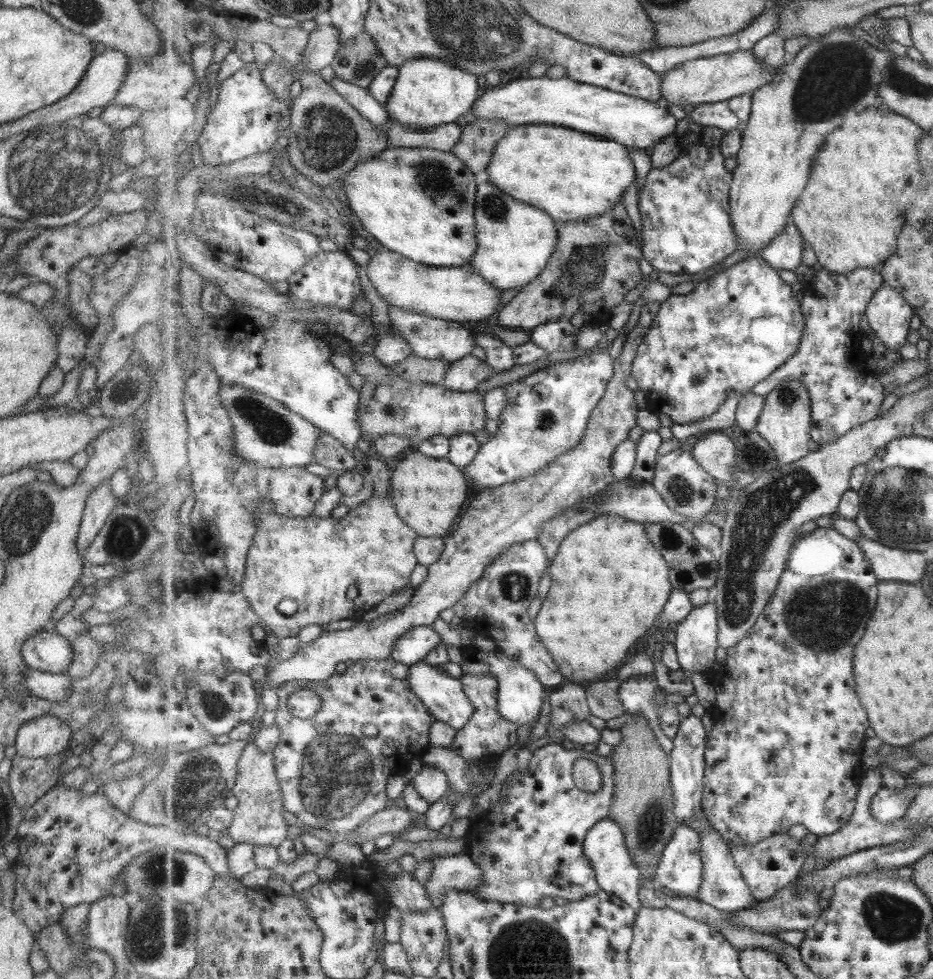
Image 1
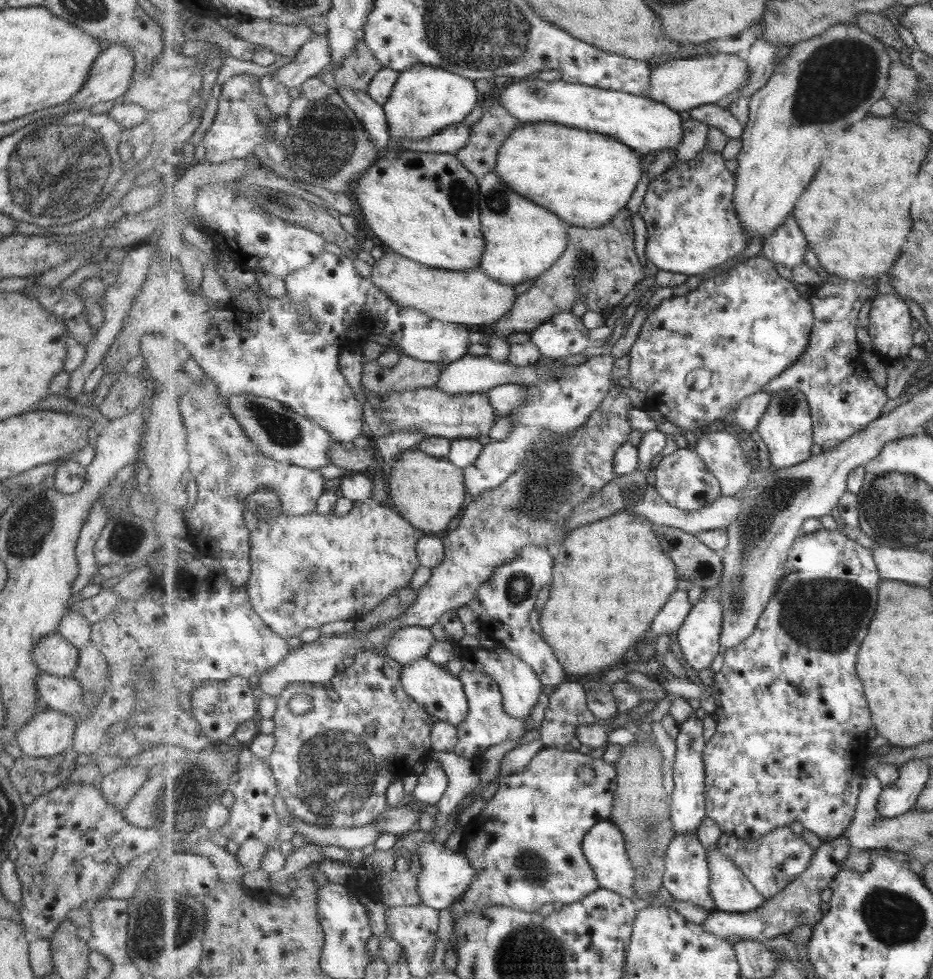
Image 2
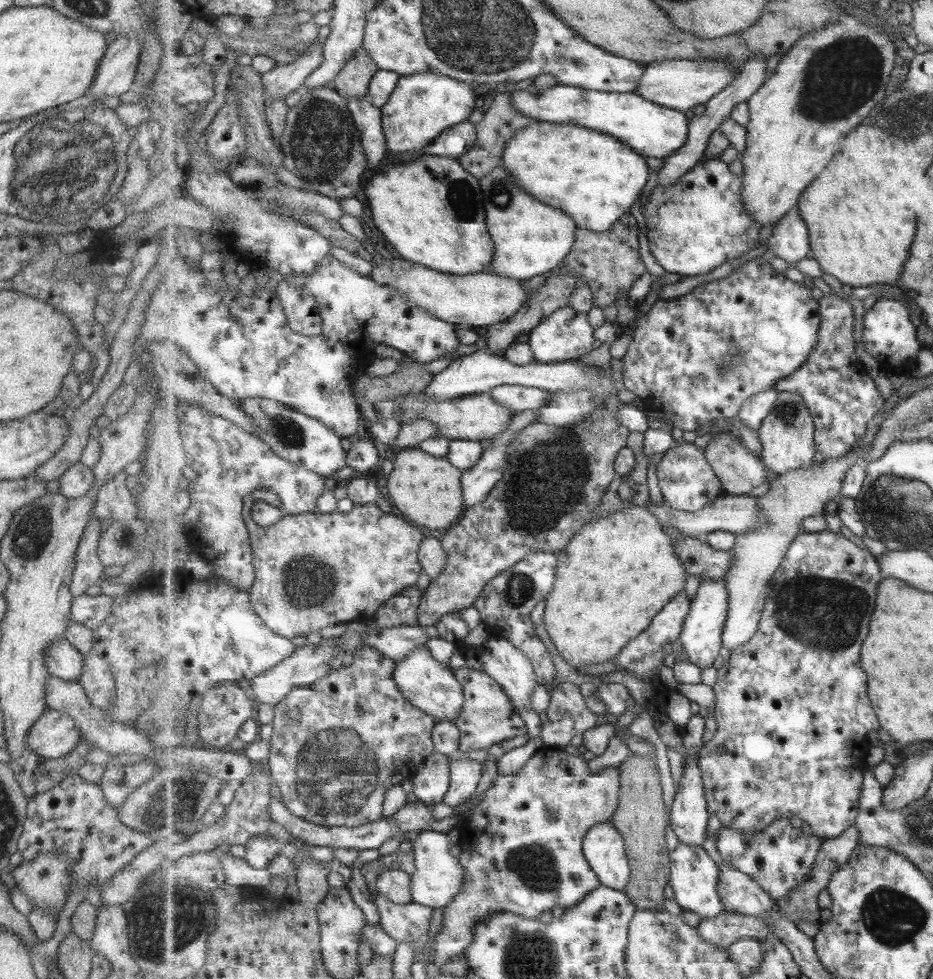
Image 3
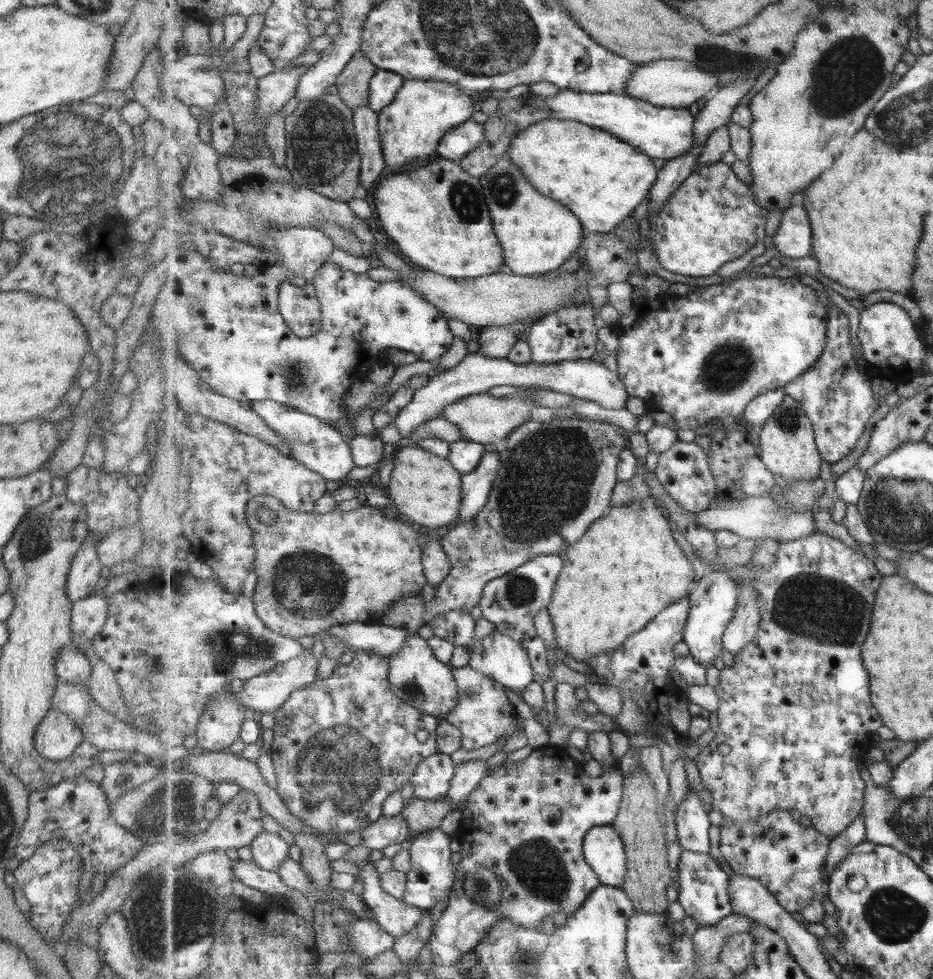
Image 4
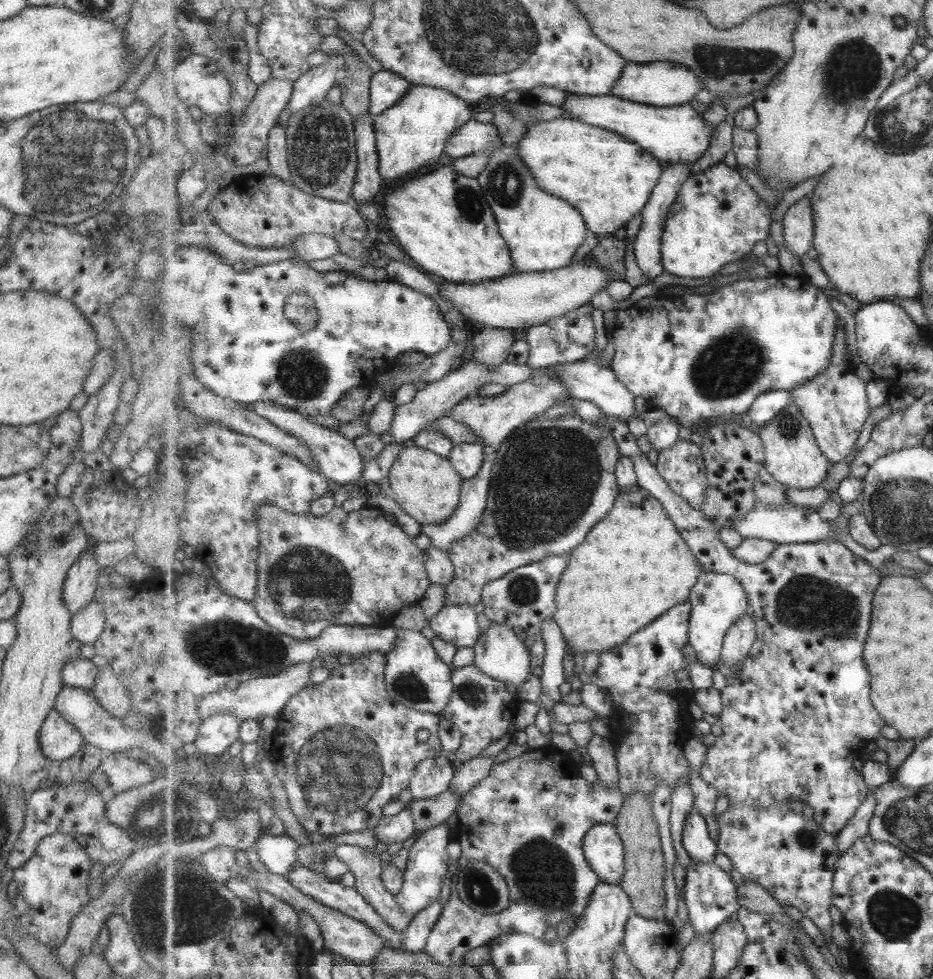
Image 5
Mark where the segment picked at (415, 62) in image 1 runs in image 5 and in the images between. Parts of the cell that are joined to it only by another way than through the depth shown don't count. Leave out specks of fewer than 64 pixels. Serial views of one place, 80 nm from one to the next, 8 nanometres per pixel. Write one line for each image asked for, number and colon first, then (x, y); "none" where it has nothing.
2: (426, 99)
3: (424, 105)
4: (425, 111)
5: (412, 136)

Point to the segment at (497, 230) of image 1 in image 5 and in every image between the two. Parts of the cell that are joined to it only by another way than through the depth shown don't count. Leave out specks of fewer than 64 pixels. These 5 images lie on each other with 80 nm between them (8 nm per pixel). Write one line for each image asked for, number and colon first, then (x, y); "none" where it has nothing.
2: (523, 241)
3: (531, 238)
4: (537, 235)
5: (544, 232)

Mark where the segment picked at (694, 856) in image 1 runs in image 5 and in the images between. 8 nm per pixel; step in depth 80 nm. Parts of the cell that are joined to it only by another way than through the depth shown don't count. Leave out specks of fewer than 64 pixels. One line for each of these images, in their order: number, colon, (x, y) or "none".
2: (687, 877)
3: (694, 877)
4: (703, 893)
5: (710, 895)

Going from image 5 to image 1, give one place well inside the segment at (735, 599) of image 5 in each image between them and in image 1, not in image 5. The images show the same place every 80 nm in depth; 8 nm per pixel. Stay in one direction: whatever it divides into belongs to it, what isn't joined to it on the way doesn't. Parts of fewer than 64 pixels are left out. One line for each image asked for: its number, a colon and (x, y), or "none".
1: (696, 641)
2: (699, 637)
3: (702, 636)
4: (714, 598)

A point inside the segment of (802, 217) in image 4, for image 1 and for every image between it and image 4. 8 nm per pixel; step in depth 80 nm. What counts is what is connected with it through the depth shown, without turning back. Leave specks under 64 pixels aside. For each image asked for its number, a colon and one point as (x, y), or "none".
1: (784, 253)
2: (789, 244)
3: (790, 240)

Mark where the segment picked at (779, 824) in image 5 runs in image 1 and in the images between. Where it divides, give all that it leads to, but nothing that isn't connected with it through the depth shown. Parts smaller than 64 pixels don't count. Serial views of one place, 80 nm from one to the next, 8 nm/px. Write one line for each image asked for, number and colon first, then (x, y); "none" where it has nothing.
1: (772, 865)
2: (772, 863)
3: (779, 858)
4: (789, 859)

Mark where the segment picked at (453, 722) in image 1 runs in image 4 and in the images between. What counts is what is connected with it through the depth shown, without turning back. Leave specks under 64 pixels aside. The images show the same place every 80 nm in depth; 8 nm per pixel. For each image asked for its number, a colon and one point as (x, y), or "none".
2: (442, 693)
3: (432, 686)
4: (416, 674)

